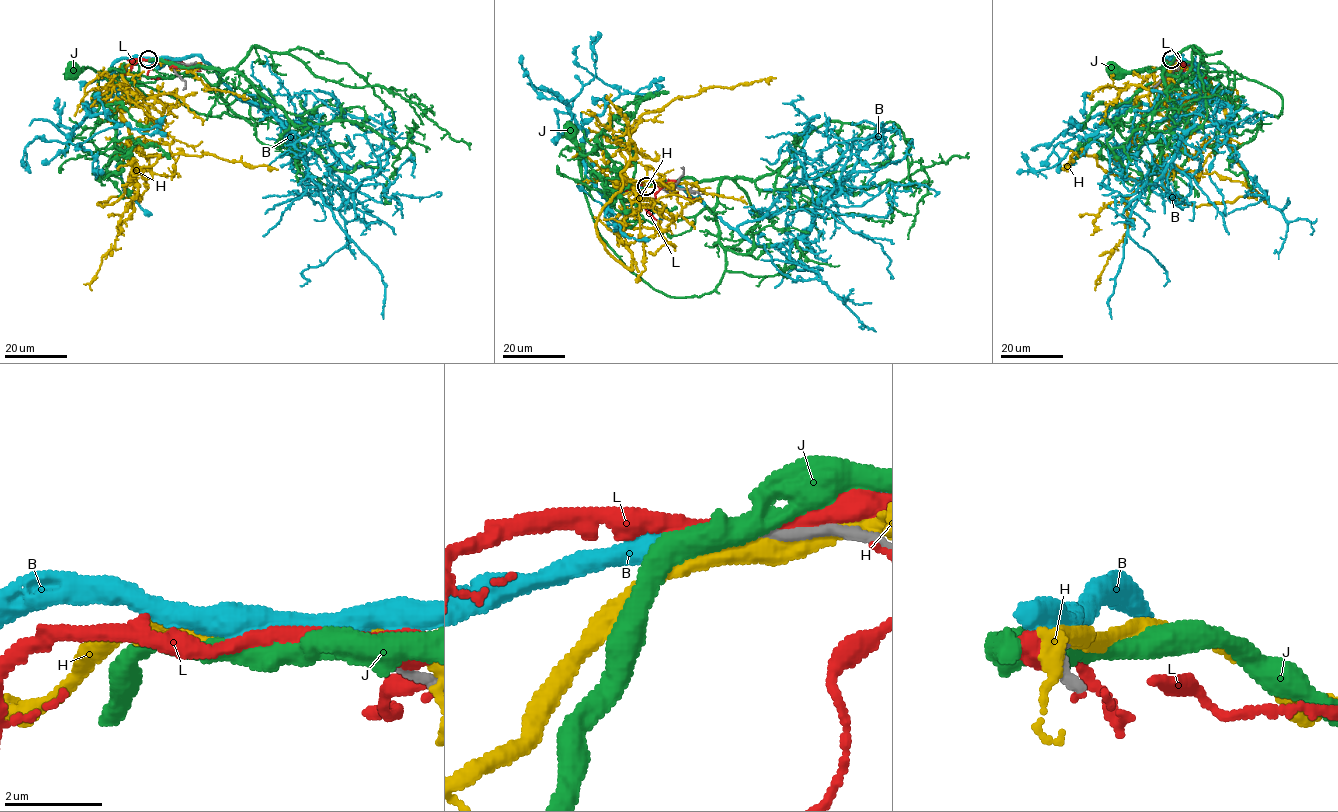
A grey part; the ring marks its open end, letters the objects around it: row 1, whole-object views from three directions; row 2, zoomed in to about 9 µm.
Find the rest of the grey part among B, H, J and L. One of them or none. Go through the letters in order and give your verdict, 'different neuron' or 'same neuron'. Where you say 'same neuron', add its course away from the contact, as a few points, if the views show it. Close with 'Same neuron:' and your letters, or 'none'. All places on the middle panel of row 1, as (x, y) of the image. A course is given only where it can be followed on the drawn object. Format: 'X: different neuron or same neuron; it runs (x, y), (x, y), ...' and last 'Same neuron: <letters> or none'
B: different neuron
H: different neuron
J: different neuron
L: different neuron
Same neuron: none

